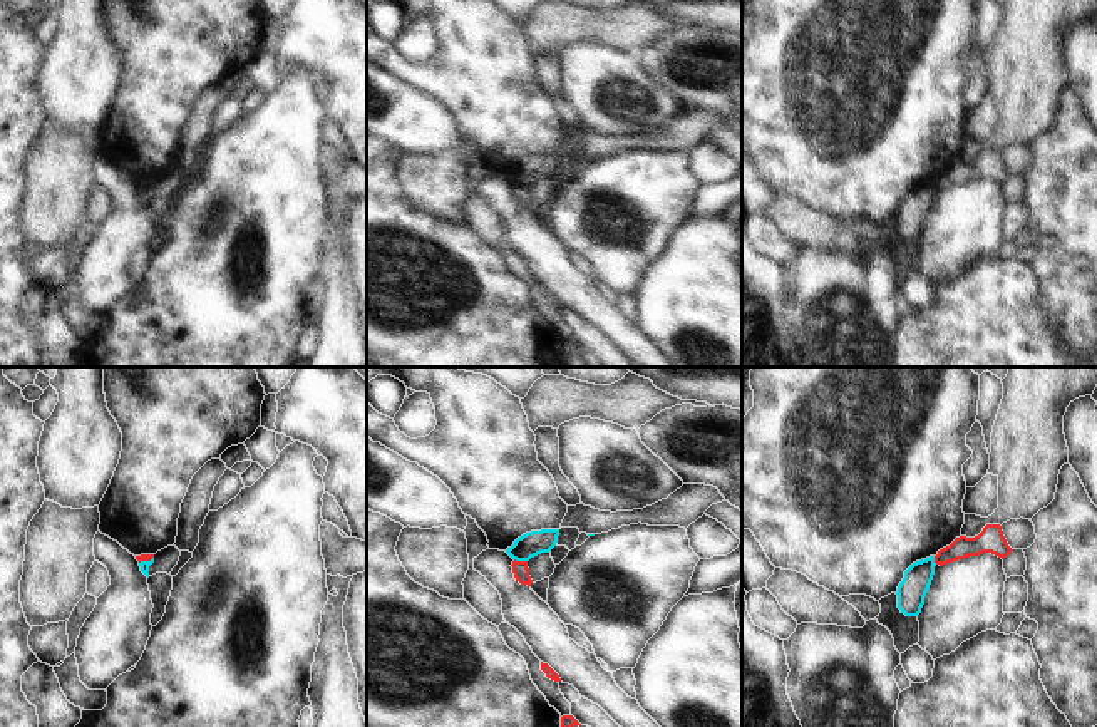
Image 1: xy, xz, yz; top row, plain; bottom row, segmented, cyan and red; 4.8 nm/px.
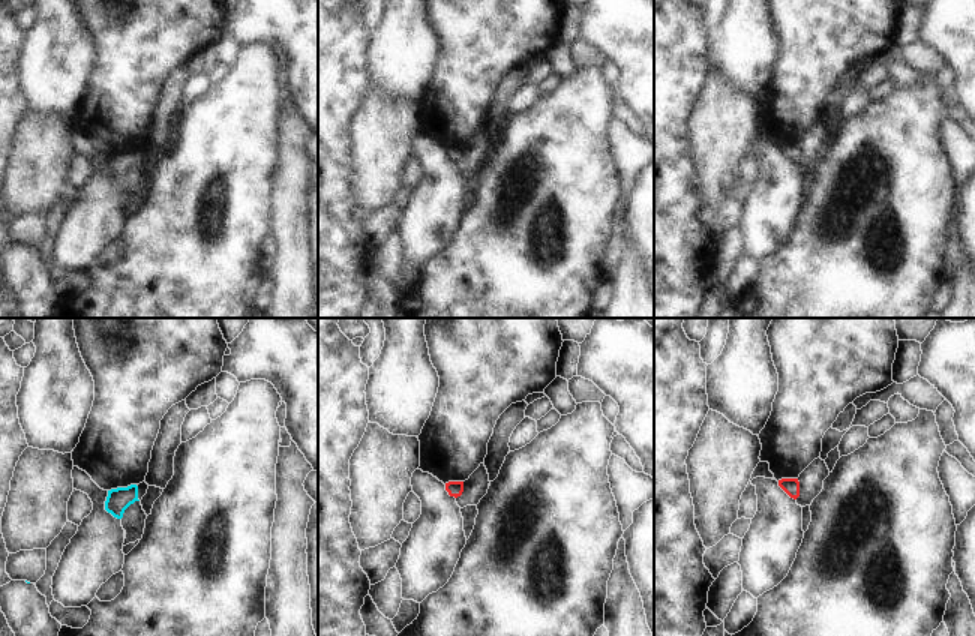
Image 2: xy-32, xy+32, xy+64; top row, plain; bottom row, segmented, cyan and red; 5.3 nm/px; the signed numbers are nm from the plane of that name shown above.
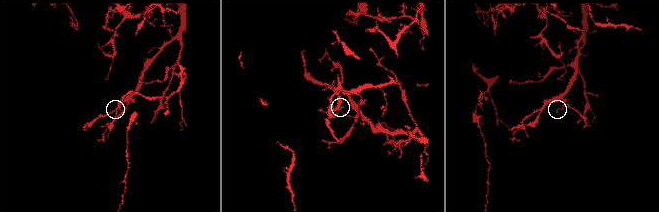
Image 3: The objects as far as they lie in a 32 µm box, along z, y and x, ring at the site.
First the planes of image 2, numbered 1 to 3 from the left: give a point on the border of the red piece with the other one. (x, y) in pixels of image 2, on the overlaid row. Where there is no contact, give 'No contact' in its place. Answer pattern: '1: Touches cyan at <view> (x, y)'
1: No contact
2: No contact
3: No contact

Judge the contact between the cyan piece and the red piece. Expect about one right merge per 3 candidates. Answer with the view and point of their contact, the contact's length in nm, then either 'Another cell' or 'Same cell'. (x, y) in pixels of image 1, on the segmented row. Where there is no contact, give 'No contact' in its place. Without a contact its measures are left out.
Touches cyan at xz (521, 560). Shared border 70 nm. Another cell

